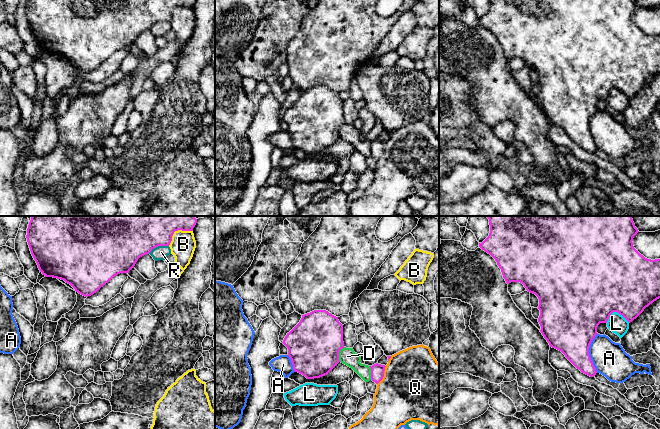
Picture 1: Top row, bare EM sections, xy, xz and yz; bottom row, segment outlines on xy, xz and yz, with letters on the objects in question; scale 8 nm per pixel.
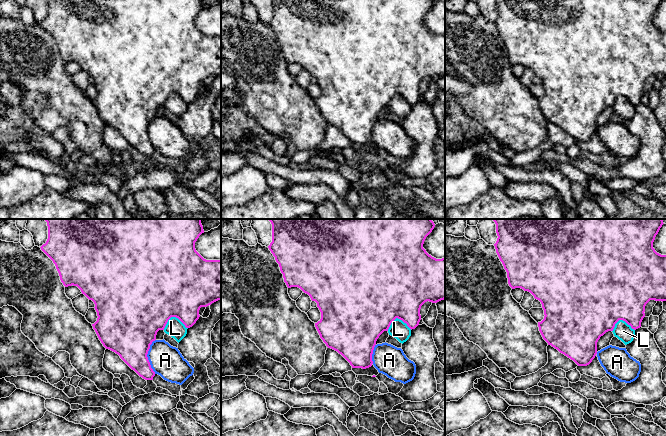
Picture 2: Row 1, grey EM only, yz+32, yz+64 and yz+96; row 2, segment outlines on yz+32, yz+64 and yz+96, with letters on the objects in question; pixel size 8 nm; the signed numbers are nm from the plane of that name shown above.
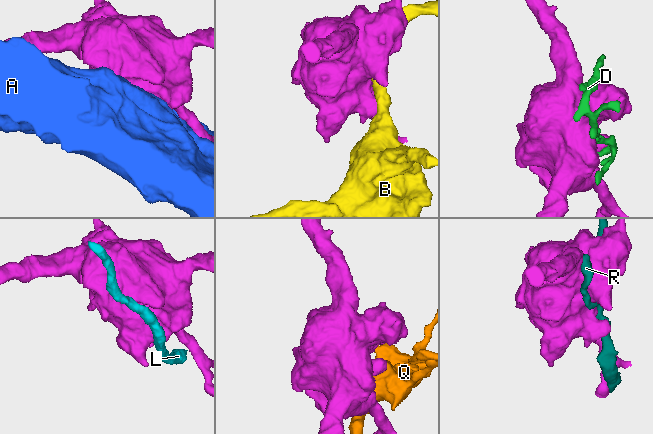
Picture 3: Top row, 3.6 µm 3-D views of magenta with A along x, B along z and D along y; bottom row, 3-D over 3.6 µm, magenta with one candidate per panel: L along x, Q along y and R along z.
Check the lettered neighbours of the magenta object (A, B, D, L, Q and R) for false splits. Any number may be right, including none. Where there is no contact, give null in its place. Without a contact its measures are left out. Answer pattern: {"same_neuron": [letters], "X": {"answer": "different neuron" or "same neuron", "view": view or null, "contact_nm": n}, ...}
{"same_neuron": [], "A": {"answer": "different neuron", "view": "yz", "contact_nm": 320}, "B": {"answer": "different neuron", "view": "xy", "contact_nm": 240}, "D": {"answer": "different neuron", "view": "xz", "contact_nm": 130}, "L": {"answer": "different neuron", "view": "yz", "contact_nm": 190}, "Q": {"answer": "different neuron", "view": "xz", "contact_nm": 170}, "R": {"answer": "different neuron", "view": "xy", "contact_nm": 180}}

